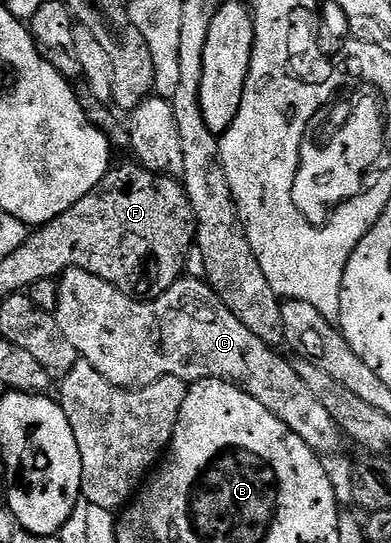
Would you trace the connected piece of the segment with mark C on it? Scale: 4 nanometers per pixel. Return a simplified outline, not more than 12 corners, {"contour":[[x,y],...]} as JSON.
{"contour":[[79,267],[60,333],[117,387],[223,379],[313,451],[342,428],[201,278],[134,299]]}

